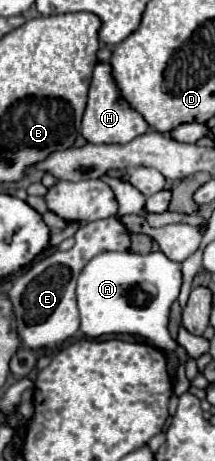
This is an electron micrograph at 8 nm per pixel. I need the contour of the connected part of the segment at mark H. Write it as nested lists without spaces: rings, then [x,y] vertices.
[[[97,64],[93,70],[93,80],[89,88],[89,100],[83,114],[81,134],[91,144],[127,144],[129,140],[145,134],[149,124],[143,120],[139,112],[135,112],[125,100],[121,100],[119,90],[111,76],[109,64]]]

